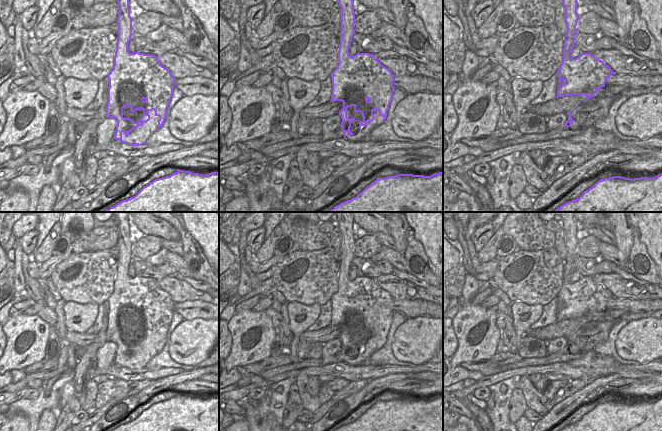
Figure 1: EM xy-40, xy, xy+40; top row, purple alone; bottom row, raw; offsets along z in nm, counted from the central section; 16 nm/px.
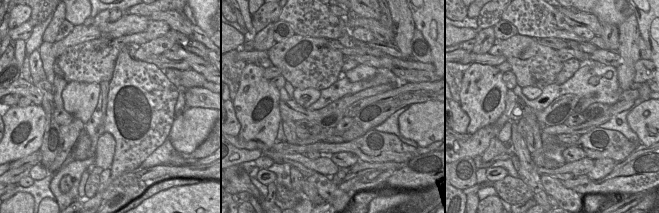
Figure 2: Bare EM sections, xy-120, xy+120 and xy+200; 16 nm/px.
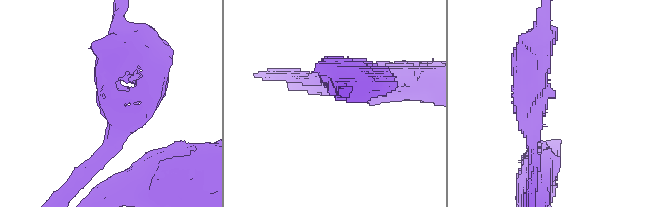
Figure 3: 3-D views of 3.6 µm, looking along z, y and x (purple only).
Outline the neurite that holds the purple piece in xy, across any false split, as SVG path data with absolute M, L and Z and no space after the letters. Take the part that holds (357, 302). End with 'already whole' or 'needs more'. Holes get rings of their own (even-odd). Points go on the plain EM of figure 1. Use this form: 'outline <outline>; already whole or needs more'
outline M335 212L337 215L336 225L341 231L341 255L340 255L340 268L338 274L338 289L337 292L331 297L332 302L332 319L331 325L342 325L343 332L339 336L342 346L340 351L342 352L344 363L346 363L346 356L349 360L353 359L350 355L351 347L357 345L358 352L366 350L367 347L371 347L374 344L373 336L378 334L379 340L383 341L382 347L386 343L387 335L389 333L390 326L393 322L394 316L394 299L385 290L383 290L373 278L370 277L357 277L354 280L349 279L349 270L352 265L352 261L355 258L354 248L355 239L353 233L353 216L351 212ZM354 331L354 336L360 336L363 341L363 345L355 344L354 342L347 341L347 332Z; already whole

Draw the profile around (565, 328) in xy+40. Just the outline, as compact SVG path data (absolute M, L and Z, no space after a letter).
M572 319L572 320L563 320L554 323L549 326L547 329L549 330L549 335L551 336L551 340L559 338L559 337L568 337L577 330L579 330L585 323L587 319Z

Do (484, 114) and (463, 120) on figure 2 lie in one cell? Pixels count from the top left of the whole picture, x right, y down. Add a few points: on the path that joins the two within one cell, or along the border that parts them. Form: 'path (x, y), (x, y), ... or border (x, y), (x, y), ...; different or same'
border (458, 102), (469, 118), (466, 132); different

